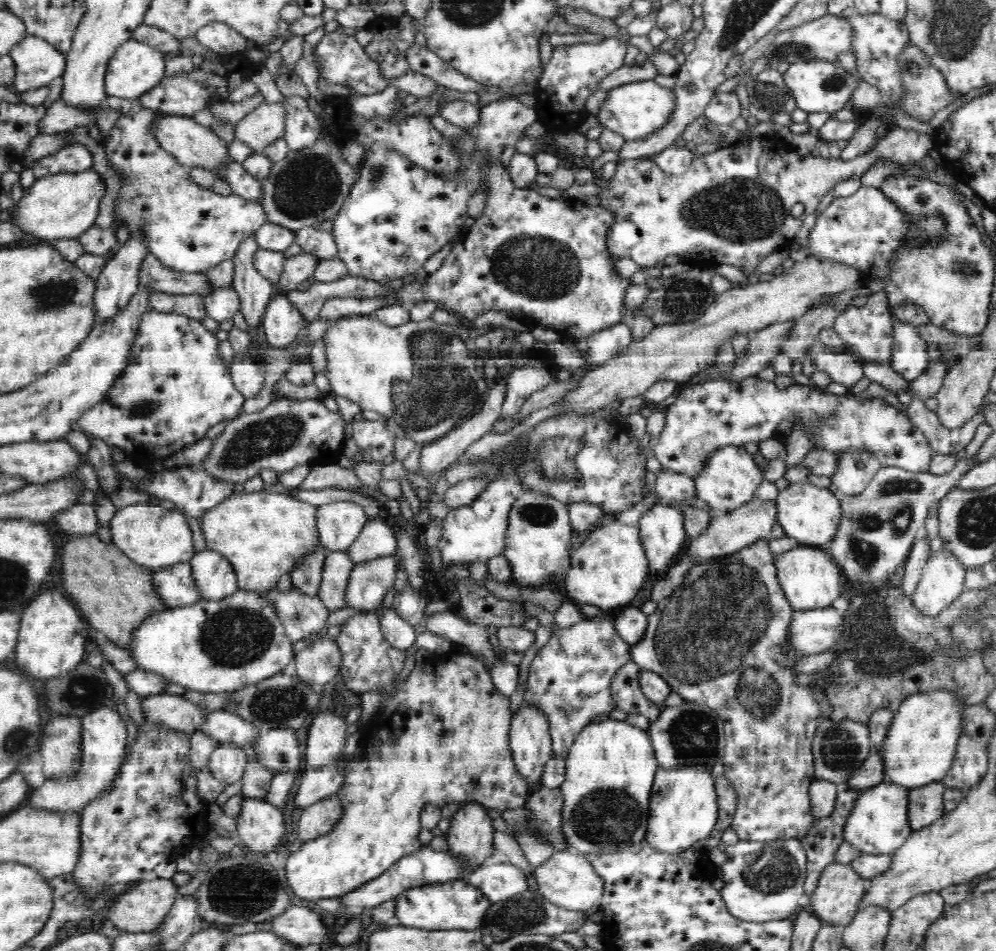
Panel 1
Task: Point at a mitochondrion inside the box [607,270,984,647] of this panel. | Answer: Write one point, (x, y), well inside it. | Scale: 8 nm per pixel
(905, 491)

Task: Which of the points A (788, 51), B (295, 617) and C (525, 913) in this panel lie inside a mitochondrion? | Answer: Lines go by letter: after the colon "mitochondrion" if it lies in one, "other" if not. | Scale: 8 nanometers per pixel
A: mitochondrion
B: mitochondrion
C: mitochondrion

